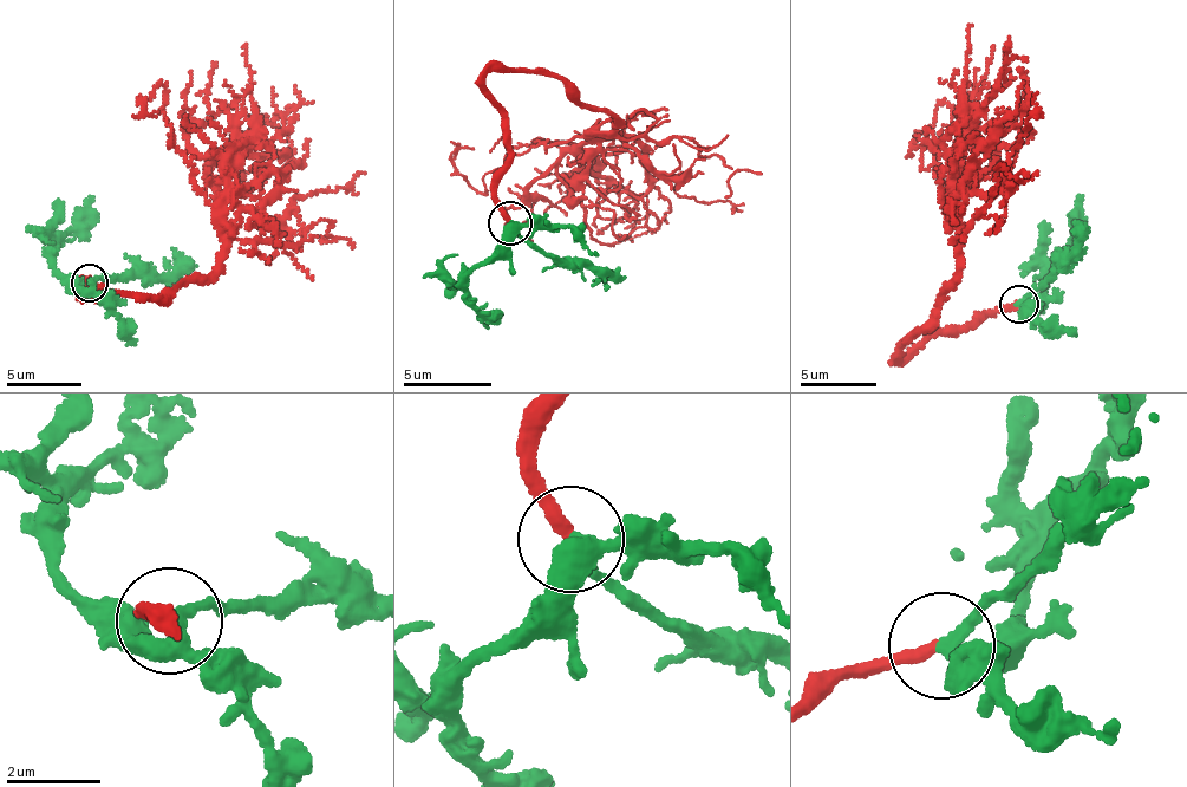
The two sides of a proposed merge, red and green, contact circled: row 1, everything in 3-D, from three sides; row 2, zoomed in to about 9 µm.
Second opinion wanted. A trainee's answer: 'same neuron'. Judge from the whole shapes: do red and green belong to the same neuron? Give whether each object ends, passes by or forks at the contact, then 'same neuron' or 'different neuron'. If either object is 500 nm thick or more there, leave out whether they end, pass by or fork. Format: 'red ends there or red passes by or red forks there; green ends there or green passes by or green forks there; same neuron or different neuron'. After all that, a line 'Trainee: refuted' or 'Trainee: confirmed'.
red ends there; green forks there; same neuron
Trainee: confirmed

